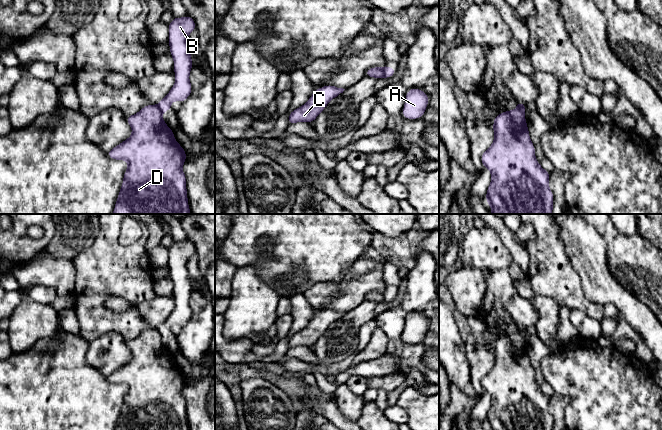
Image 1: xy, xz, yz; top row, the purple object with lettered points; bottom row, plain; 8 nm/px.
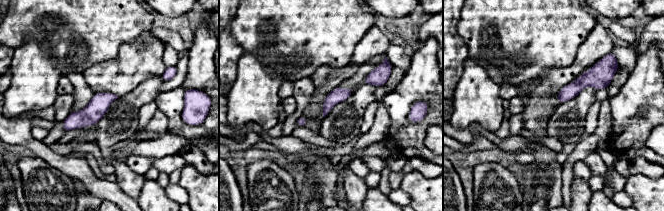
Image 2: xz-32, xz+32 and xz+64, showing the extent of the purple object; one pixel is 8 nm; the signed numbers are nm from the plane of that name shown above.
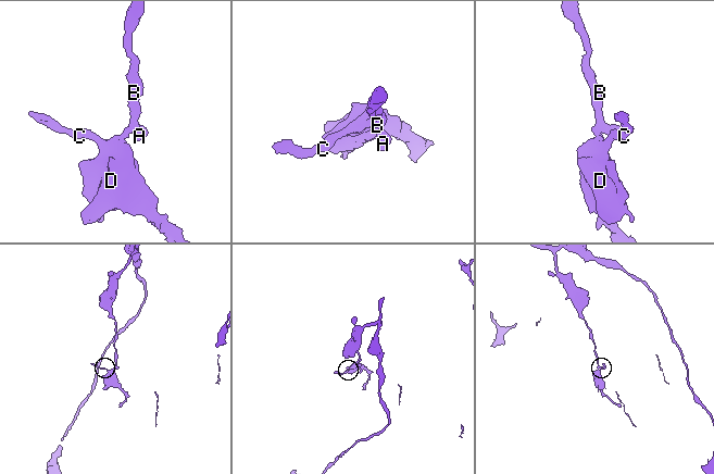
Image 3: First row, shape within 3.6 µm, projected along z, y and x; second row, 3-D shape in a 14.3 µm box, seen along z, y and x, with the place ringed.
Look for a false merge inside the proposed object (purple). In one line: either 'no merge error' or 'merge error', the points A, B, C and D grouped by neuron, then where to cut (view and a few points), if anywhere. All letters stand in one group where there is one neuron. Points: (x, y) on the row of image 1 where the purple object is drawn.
merge error; groups A B / C D; cut xz (384, 67), (382, 77)

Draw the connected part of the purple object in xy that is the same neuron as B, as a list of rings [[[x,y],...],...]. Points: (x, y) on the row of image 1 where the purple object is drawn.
[[[190,15],[182,18],[174,17],[168,26],[169,50],[174,60],[175,84],[158,103],[161,112],[171,110],[173,101],[184,102],[191,94],[192,85],[189,75],[193,64],[187,38],[194,29],[196,29],[196,24]]]

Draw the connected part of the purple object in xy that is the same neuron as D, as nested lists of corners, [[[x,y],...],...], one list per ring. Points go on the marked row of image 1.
[[[146,105],[138,113],[127,116],[132,135],[107,152],[114,160],[125,160],[128,168],[112,214],[191,214],[186,188],[186,176],[182,166],[186,161],[186,151],[175,140],[174,132],[162,119],[158,105]]]

